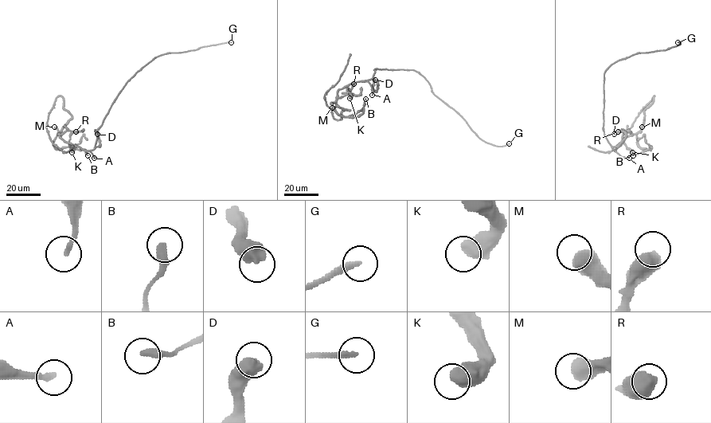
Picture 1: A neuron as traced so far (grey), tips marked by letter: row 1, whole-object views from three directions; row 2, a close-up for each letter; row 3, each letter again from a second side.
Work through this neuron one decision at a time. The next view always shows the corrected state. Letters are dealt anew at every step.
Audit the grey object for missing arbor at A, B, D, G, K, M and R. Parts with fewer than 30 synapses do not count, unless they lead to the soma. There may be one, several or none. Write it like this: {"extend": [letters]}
{"extend": ["G"]}

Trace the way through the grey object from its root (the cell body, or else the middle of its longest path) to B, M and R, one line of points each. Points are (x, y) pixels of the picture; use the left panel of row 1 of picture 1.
B: (95, 143), (93, 150), (82, 150), (57, 134), (53, 142), (59, 149), (83, 149), (87, 155)
M: (95, 143), (93, 150), (82, 150), (63, 140), (54, 127)
R: (95, 143), (93, 150), (82, 150), (60, 137), (67, 131), (76, 131)

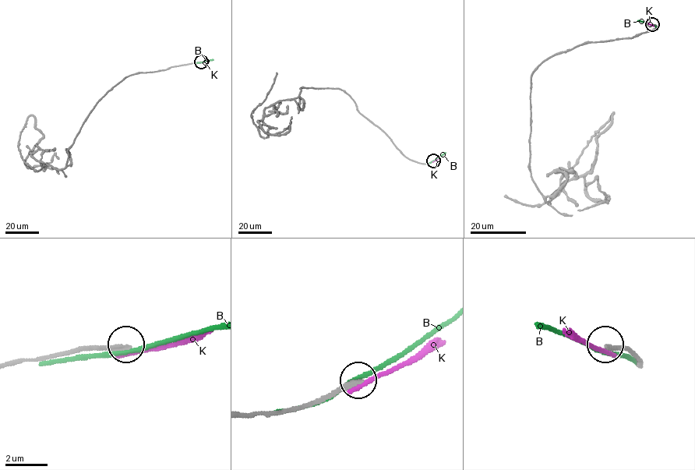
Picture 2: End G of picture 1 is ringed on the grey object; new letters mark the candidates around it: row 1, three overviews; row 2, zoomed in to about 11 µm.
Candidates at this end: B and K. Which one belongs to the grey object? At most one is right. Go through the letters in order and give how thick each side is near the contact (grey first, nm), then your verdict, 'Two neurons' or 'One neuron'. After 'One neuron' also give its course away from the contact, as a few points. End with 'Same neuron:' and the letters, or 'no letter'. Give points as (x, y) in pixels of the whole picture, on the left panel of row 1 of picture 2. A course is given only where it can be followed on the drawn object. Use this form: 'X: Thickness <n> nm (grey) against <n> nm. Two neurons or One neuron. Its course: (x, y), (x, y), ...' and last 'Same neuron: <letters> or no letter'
B: Thickness 260 nm (grey) against 190 nm. Two neurons
K: Thickness 240 nm (grey) against 260 nm. Two neurons
Same neuron: no letter

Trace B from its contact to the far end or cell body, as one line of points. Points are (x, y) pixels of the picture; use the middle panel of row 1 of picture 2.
B: (432, 161), (446, 153)

